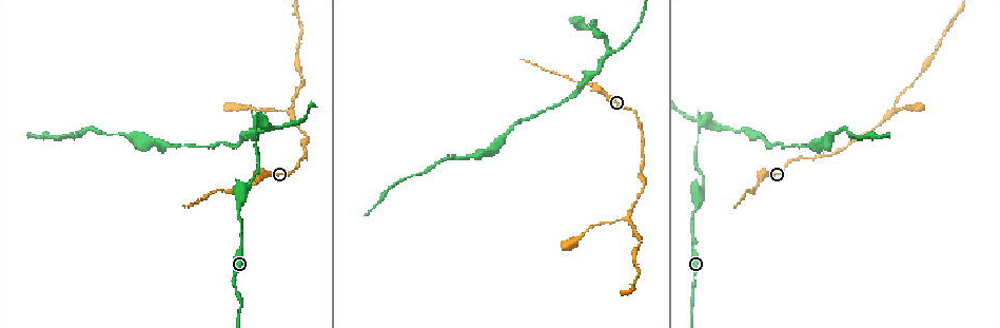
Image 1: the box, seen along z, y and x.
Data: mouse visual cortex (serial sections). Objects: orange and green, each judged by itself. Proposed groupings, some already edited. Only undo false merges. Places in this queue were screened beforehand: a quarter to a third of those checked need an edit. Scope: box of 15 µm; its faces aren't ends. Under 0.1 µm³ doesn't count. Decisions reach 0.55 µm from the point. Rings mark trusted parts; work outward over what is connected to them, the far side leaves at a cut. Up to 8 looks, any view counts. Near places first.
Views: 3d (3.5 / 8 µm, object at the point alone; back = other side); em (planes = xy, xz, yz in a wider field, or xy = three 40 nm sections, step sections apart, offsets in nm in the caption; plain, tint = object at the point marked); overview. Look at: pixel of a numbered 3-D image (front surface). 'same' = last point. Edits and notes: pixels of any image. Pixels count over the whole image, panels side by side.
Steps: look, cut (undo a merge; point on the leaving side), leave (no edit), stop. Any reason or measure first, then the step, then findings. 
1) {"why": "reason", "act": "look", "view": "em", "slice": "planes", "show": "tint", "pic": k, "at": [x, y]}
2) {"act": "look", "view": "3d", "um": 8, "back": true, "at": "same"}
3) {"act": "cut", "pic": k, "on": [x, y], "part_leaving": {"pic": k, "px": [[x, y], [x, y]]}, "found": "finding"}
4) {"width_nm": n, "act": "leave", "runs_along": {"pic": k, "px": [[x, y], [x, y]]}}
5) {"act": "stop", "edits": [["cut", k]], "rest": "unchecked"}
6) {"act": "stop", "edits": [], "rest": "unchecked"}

{"why": "thick turns thin", "act": "look", "view": "3d", "um": 3.5, "back": true, "pic": 1, "at": [702, 187]}

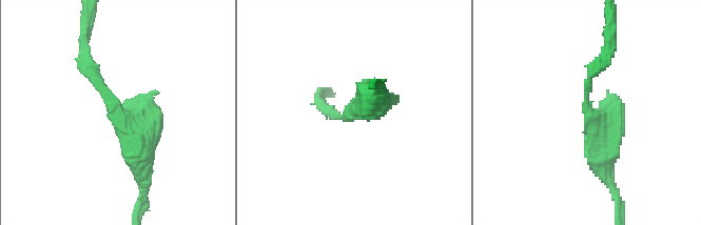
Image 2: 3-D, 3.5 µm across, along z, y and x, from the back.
{"why": "shape alone is not enough", "act": "look", "view": "em", "slice": "planes", "show": "tint", "pic": 2, "at": [350, 114]}

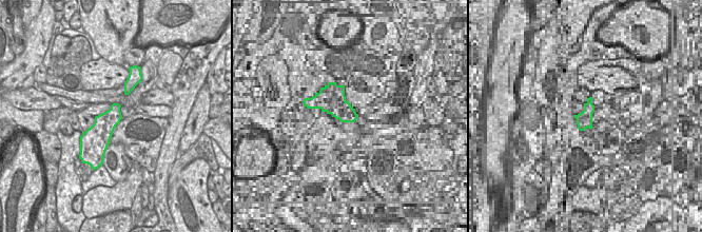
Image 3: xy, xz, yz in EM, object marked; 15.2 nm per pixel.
{"act": "look", "view": "em", "slice": "xy", "step": 3, "show": "tint", "at": "same"}

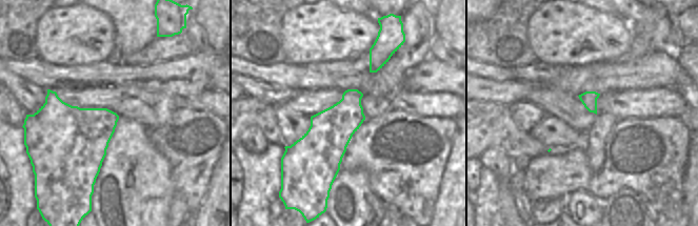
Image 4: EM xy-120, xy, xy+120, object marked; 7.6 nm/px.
{"act": "leave", "runs_along": {"pic": 2, "px": [[140, 169], [137, 140], [82, 53]]}, "found": "all the same cell"}

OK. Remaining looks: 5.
{"why": "a narrow waist", "act": "look", "view": "3d", "um": 3.5, "pic": 1, "at": [291, 110]}

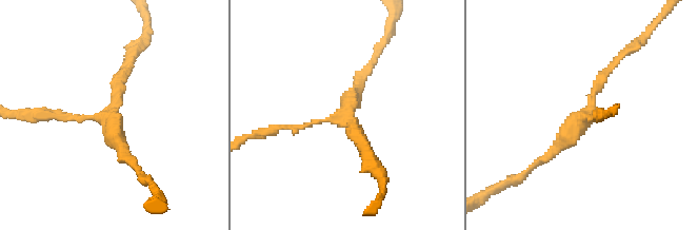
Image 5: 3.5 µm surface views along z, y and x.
{"why": "now the EM", "act": "look", "view": "em", "slice": "xy", "step": 1, "show": "tint", "pic": 5, "at": [111, 120]}

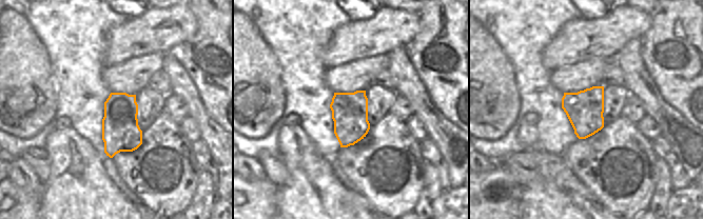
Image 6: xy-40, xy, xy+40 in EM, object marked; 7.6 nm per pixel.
{"arm_widths_nm": [100, 150, 150], "act": "leave", "runs_along": {"pic": 5, "px": [[533, 168], [590, 107], [597, 83], [616, 61]]}, "found": "one cell here"}

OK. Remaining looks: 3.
{"why": "sharp bend", "act": "look", "view": "3d", "um": 3.5, "pic": 1, "at": [593, 26]}

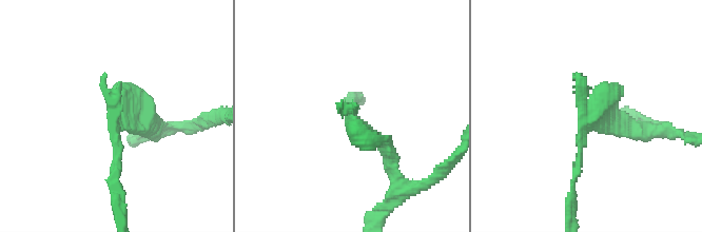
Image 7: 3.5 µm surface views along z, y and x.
{"act": "look", "view": "em", "slice": "planes", "show": "plain", "pic": 7, "at": [352, 117]}

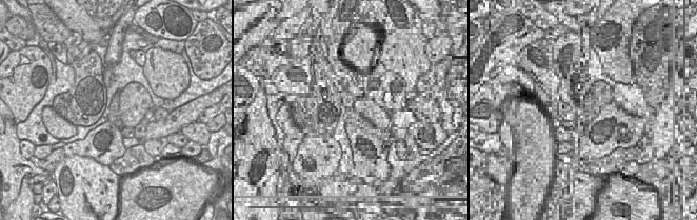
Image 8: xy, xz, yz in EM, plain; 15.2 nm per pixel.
{"act": "look", "view": "em", "slice": "planes", "show": "tint", "at": "same"}

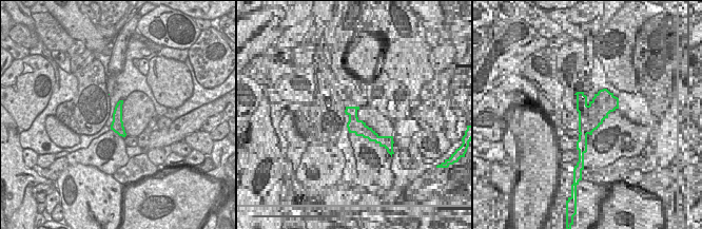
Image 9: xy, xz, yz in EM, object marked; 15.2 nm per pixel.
{"act": "cut", "pic": 7, "on": [145, 100], "part_leaving": {"pic": 7, "px": [[115, 126], [128, 119], [157, 132]]}, "found": "two cells meet here"}

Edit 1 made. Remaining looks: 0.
{"act": "stop", "edits": [["cut", 7]], "rest": "unchecked"}

